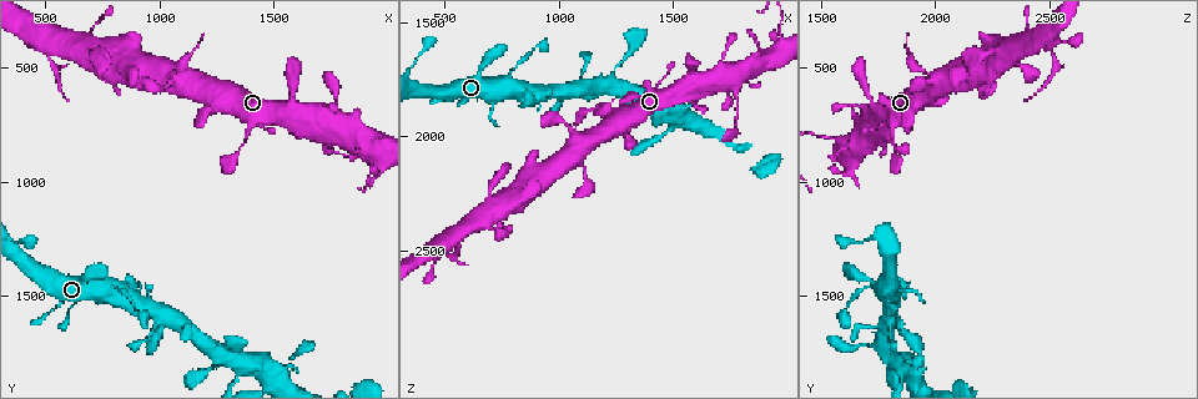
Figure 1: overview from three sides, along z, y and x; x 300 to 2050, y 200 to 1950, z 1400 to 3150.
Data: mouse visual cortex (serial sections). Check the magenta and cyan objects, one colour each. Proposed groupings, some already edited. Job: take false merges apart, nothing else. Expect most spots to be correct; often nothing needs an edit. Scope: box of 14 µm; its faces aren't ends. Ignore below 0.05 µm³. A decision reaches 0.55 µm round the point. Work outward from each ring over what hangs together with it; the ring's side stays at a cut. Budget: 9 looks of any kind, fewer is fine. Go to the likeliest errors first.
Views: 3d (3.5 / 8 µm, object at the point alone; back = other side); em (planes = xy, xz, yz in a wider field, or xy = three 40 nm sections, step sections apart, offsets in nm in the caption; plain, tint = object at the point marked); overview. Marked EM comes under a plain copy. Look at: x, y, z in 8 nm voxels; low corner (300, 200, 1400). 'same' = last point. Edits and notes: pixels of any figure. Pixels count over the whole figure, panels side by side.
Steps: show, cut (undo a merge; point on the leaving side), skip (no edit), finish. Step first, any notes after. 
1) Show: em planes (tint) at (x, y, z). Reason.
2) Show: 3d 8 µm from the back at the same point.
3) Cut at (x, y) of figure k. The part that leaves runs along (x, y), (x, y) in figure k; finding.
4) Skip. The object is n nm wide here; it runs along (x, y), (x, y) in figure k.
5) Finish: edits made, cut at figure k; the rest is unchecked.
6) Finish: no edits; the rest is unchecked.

Show: 3d 3.5 µm from the back at (1050, 560, 1990). Sharp bend.

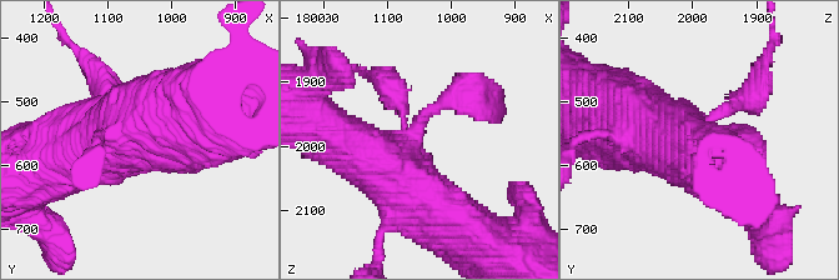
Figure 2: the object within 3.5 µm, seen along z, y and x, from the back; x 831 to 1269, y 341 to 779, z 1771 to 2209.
Show: em xy step 3 (tint) at the same point.

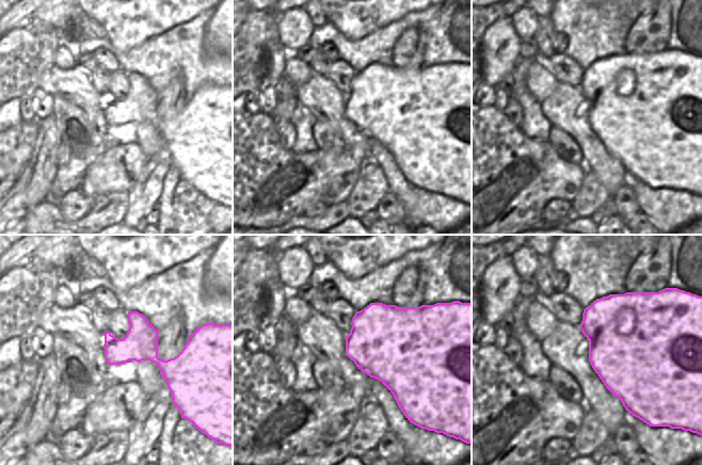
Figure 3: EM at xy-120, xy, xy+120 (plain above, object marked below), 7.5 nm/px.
Skip. It runs along (352, 144), (443, 221), (478, 244) in figure 2; all the same cell.

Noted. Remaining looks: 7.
Show: 3d 8 µm at (780, 1450, 1760). Sudden change in width.

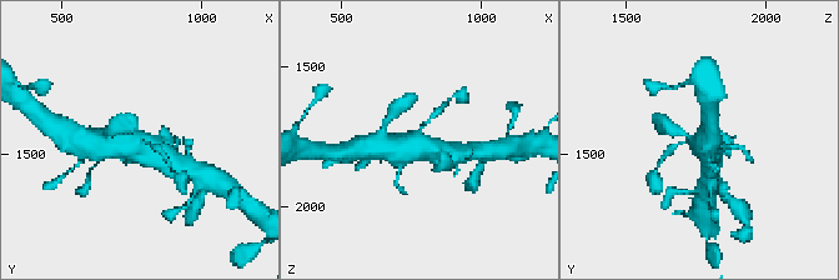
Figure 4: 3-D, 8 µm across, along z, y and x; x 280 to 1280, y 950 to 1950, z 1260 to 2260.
Show: 3d 3.5 µm at (780, 1460, 1760). Closer look.

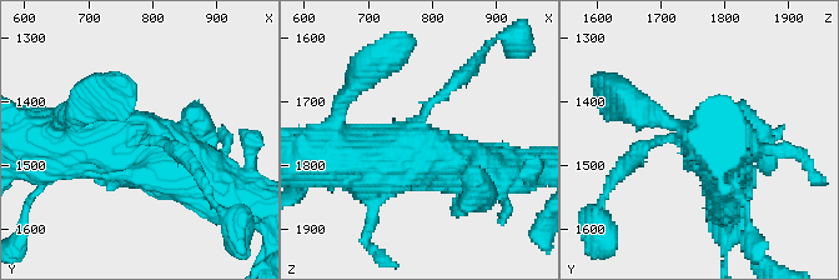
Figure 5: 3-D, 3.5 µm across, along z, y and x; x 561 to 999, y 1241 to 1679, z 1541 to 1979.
Show: em planes (tint) at (780, 1460, 1745). Shape alone is not enough.

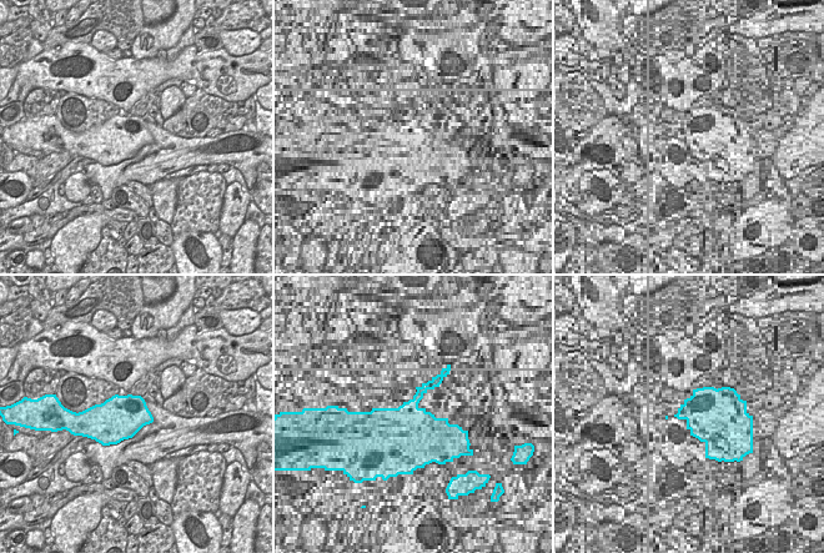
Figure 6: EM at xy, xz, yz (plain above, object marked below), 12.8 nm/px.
Skip. It runs along (41, 145), (122, 145), (202, 184) in figure 5; one cell here.

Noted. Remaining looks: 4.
Show: 3d 3.5 µm at (1020, 1620, 1830). Thick turns thin.

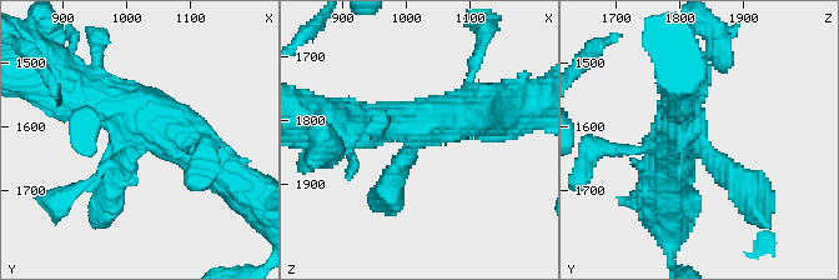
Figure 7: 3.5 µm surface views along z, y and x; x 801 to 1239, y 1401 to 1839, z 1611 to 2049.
Show: em xy step 5 (tint) at (1020, 1625, 1830). Need the tissue.

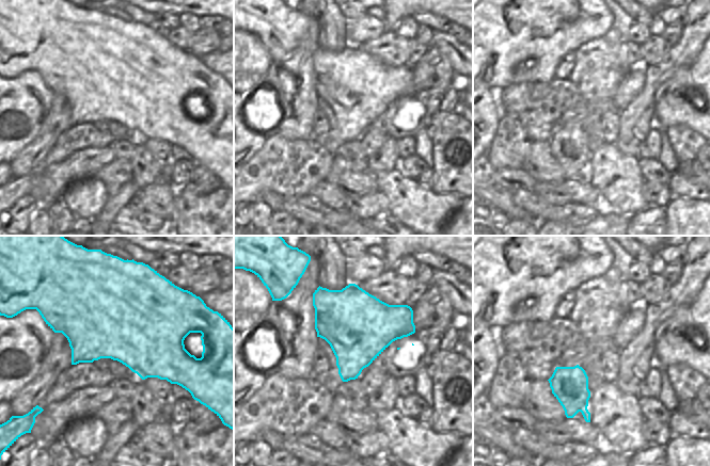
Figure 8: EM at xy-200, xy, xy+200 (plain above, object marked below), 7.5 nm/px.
Skip. It runs along (73, 85), (169, 124), (214, 165) in figure 7; one cell here.

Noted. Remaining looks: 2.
Show: 3d 3.5 µm at (1570, 1770, 1860). Thin neck.

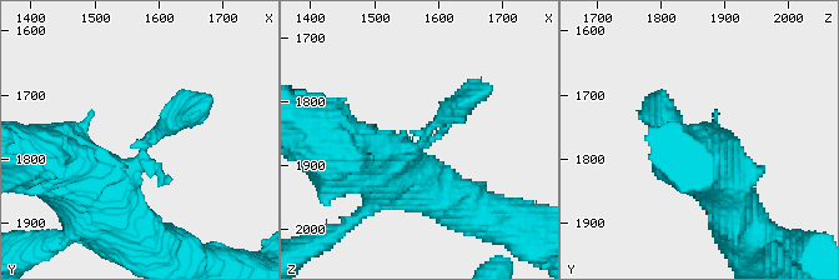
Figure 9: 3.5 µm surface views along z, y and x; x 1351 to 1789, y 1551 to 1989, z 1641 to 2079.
Show: em planes (tint) at (1580, 1780, 1860). Shape alone is not enough.

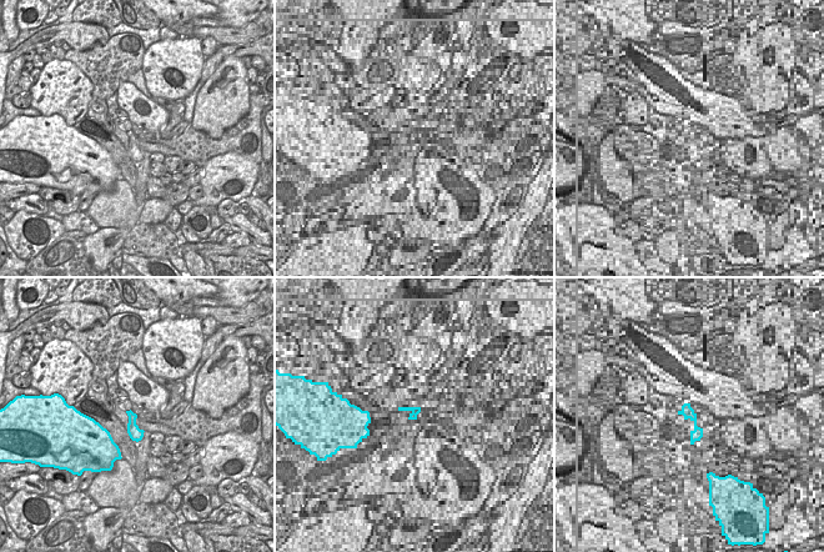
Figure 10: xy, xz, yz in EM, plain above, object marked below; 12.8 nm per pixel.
Skip. It runs along (81, 185), (124, 178), (157, 131), (200, 108) in figure 9; one cell here.

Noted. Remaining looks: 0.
Finish: no edits; the rest is unchecked.

